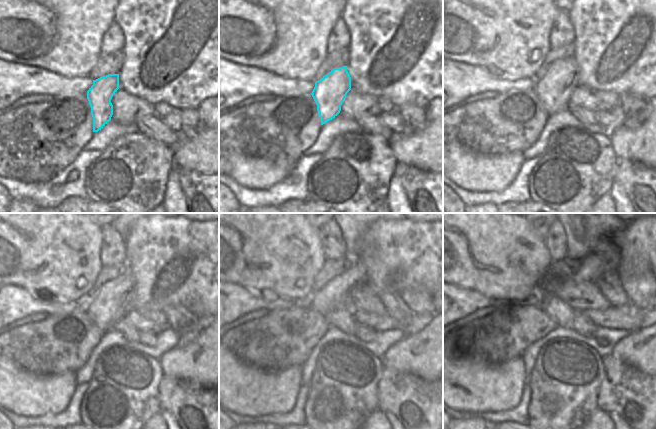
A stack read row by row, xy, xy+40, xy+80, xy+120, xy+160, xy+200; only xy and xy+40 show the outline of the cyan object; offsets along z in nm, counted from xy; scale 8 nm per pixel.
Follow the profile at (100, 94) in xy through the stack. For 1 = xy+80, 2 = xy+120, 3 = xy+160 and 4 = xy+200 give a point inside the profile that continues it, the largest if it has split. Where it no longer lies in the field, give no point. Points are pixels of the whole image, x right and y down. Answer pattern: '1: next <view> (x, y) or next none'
1: next xy+80 (554, 89)
2: next xy+120 (110, 304)
3: next xy+160 (333, 295)
4: next xy+200 (586, 267)

